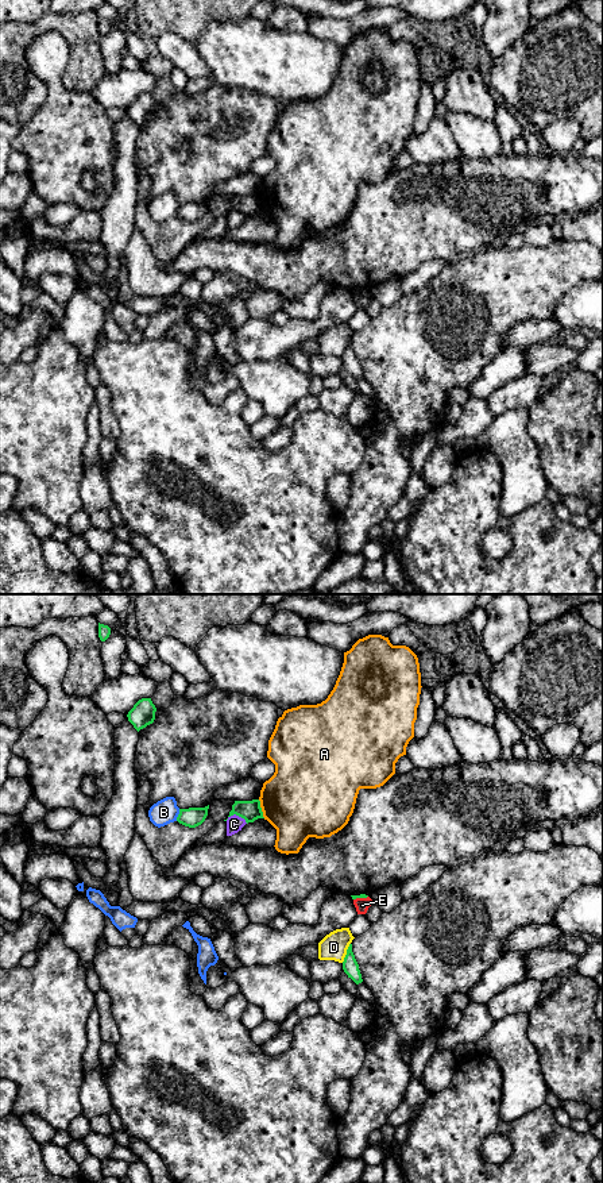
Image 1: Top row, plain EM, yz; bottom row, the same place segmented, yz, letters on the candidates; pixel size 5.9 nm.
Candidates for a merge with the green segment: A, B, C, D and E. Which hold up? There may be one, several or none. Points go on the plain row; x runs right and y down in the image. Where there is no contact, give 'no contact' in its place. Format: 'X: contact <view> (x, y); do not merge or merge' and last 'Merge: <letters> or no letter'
A: contact yz (261, 204); do not merge
B: contact yz (178, 209); do not merge
C: contact yz (236, 209); do not merge
D: contact yz (347, 347); do not merge
E: contact yz (360, 292); do not merge
Merge: no letter

